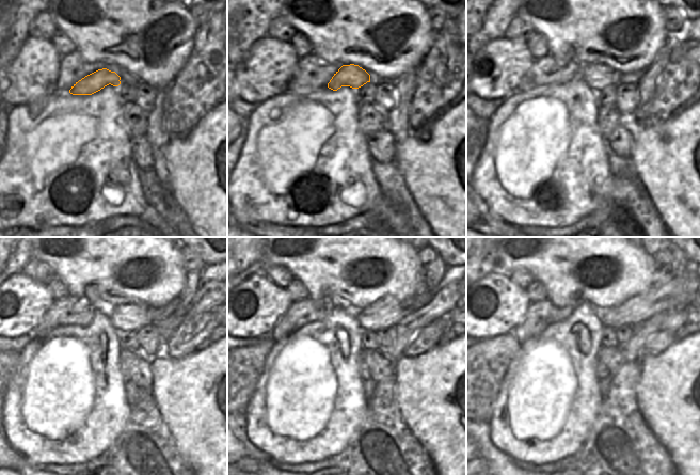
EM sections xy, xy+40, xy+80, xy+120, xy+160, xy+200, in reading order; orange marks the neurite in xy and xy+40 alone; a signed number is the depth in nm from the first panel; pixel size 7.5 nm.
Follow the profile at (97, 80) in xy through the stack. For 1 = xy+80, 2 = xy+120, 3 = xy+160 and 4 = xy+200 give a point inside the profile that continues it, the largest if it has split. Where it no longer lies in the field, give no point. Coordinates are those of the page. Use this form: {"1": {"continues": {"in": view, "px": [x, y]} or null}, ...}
{"1": {"continues": {"in": "xy+80", "px": [597, 76]}}, "2": {"continues": {"in": "xy+120", "px": [125, 317]}}, "3": {"continues": {"in": "xy+160", "px": [386, 313]}}, "4": {"continues": {"in": "xy+200", "px": [663, 295]}}}

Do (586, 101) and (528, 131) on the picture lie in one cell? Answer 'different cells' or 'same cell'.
same cell

